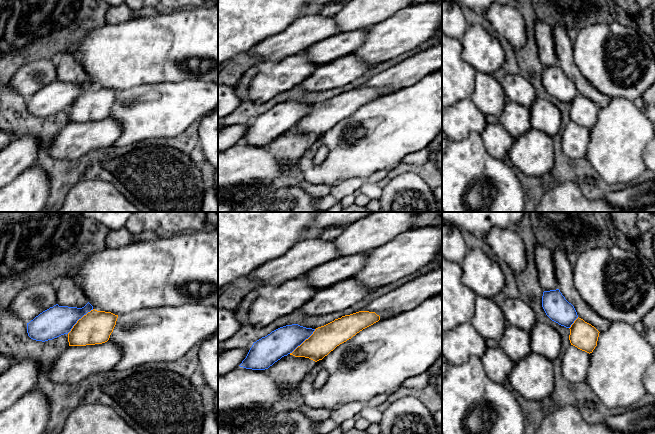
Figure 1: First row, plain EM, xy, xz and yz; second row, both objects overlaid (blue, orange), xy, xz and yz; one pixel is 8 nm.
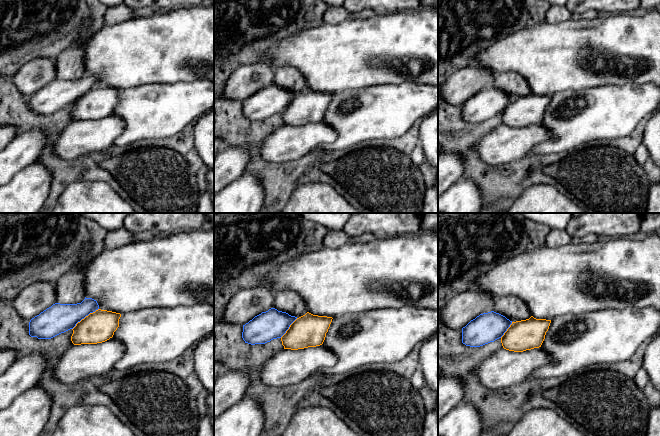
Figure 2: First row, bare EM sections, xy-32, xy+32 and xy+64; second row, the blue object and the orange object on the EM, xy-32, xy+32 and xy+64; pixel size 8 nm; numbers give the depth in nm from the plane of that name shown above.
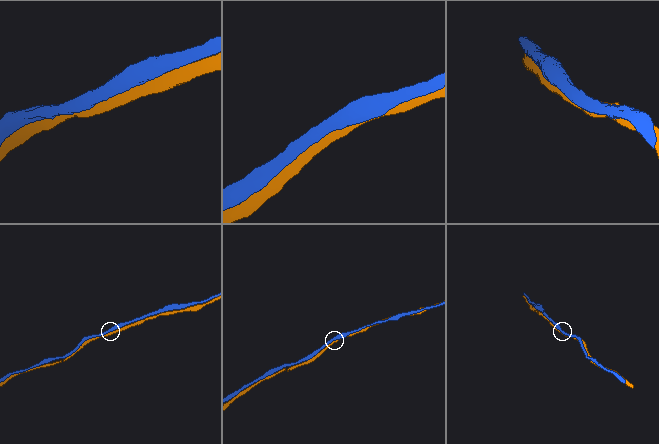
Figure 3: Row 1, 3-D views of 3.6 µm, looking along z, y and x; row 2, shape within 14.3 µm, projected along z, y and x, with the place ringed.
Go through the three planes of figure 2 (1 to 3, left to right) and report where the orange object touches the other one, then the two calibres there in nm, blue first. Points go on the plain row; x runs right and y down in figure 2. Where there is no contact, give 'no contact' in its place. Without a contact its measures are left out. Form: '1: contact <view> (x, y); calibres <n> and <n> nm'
1: contact xy-32 (84, 93); calibres 240 and 260 nm
2: contact xy+32 (288, 104); calibres 240 and 260 nm
3: contact xy+64 (506, 106); calibres 240 and 240 nm

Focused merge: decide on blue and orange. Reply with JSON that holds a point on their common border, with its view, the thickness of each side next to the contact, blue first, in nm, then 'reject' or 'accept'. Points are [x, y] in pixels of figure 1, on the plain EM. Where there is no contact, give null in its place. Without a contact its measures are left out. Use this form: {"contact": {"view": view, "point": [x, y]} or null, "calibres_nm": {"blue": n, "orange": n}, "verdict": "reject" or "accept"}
{"contact": {"view": "xy", "point": [79, 94]}, "calibres_nm": {"blue": 240, "orange": 260}, "verdict": "accept"}

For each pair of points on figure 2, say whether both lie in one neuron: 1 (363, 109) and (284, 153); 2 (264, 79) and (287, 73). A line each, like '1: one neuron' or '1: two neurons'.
1: one neuron
2: two neurons

